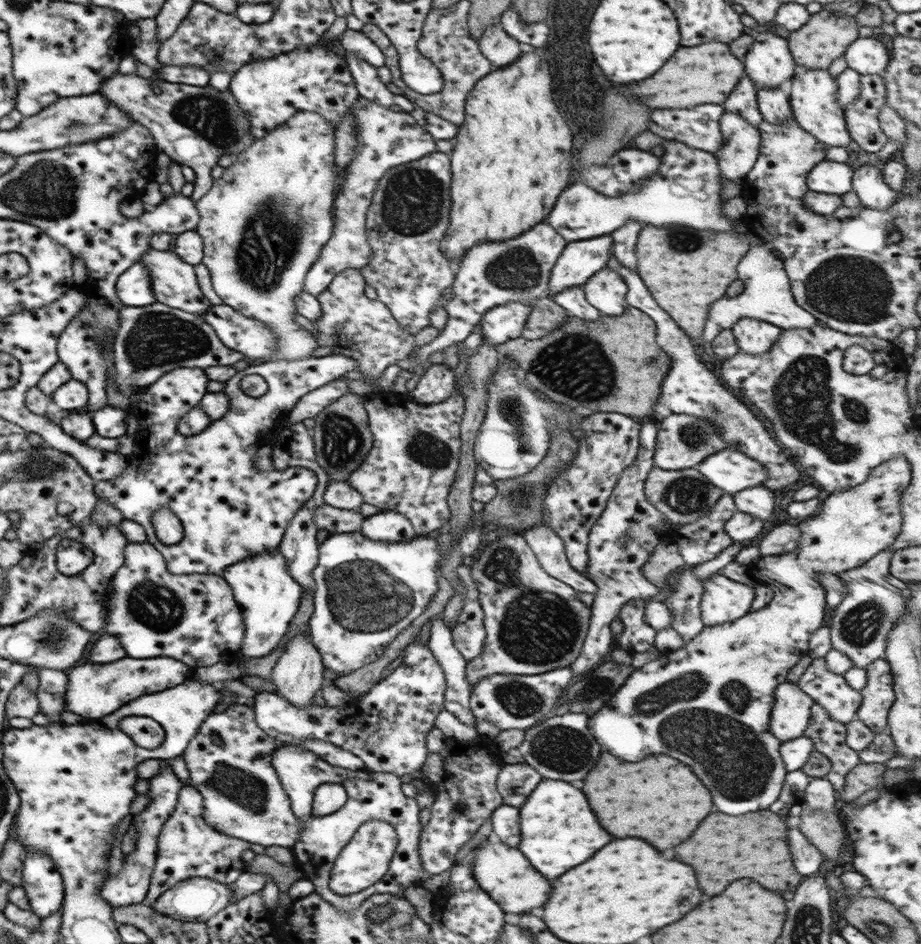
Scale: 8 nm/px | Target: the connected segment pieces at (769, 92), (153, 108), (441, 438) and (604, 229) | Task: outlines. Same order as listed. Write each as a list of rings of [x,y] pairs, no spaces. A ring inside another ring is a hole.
[[[785,87],[757,89],[756,106],[761,119],[771,124],[792,118]]]
[[[116,72],[101,83],[97,93],[129,114],[134,122],[147,128],[159,152],[167,155],[171,161],[194,170],[192,193],[189,196],[193,201],[198,201],[209,190],[212,185],[209,172],[220,156],[237,155],[247,150],[254,141],[249,132],[249,123],[243,118],[243,112],[228,89],[218,91],[209,85],[189,86],[165,81],[154,86],[149,79]]]
[[[372,391],[370,397],[366,397],[364,401],[364,409],[368,418],[368,429],[372,434],[372,444],[367,457],[363,459],[363,463],[359,467],[355,468],[354,472],[345,479],[346,484],[349,484],[356,492],[361,494],[361,499],[364,503],[371,504],[375,506],[378,511],[393,511],[405,516],[407,521],[411,524],[414,533],[421,537],[425,536],[427,533],[438,530],[448,521],[450,513],[447,507],[447,496],[451,490],[453,482],[455,482],[455,472],[457,472],[457,467],[459,466],[458,457],[460,456],[460,417],[464,411],[464,401],[457,391],[451,393],[444,401],[438,402],[437,404],[422,405],[417,404],[412,400],[411,397],[406,394],[397,394],[395,392],[382,392],[382,391]]]
[[[665,140],[664,153],[656,172],[640,178],[637,192],[628,192],[617,198],[595,192],[581,180],[567,185],[553,203],[545,222],[551,225],[566,242],[587,240],[608,235],[625,221],[637,221],[645,226],[681,224],[695,230],[729,232],[731,228],[744,229],[741,219],[729,220],[720,212],[719,190],[722,176],[711,153],[689,148],[682,142]]]

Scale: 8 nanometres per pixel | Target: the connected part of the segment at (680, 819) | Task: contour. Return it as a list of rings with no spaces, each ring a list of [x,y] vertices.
[[[601,752],[599,762],[593,770],[587,772],[581,788],[589,800],[591,810],[595,812],[599,824],[613,836],[639,836],[641,840],[647,840],[657,850],[673,848],[679,842],[687,840],[689,834],[695,830],[695,826],[709,814],[711,810],[711,796],[707,788],[697,780],[697,776],[677,760],[669,756],[645,756],[639,762],[623,762],[615,756]]]

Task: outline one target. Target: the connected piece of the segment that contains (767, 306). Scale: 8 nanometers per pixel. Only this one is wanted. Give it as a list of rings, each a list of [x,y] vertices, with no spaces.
[[[762,243],[750,247],[740,260],[741,262],[737,264],[737,278],[743,282],[743,290],[737,296],[737,300],[719,298],[711,304],[707,322],[703,327],[703,340],[710,342],[719,334],[719,331],[730,329],[741,318],[763,320],[782,330],[811,328],[818,323],[814,316],[811,316],[794,301],[788,276],[782,267],[782,260],[772,255],[770,246]]]

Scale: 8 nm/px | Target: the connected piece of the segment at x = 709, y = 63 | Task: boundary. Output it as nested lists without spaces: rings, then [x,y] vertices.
[[[707,42],[695,48],[679,48],[665,64],[639,84],[621,86],[621,92],[637,96],[643,104],[651,108],[691,108],[695,104],[722,105],[734,90],[740,76],[744,74],[742,61],[729,52],[728,44]]]

